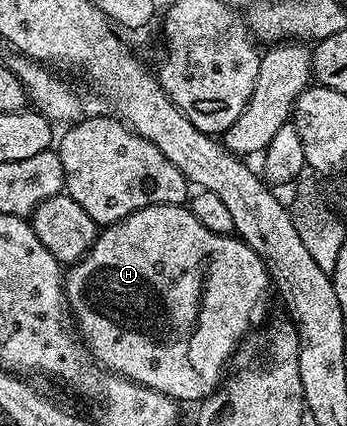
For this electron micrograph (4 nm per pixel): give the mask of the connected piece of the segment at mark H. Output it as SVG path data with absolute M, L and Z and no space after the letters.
M170 203L169 205L149 205L145 209L137 209L127 219L116 223L108 223L95 236L94 245L88 249L76 263L70 264L65 271L65 290L69 314L77 328L77 334L84 346L91 352L91 358L100 367L111 372L112 375L121 375L123 378L141 384L154 391L165 393L169 398L182 401L184 404L198 404L200 401L214 395L220 383L225 378L225 372L232 362L235 348L243 342L252 326L251 318L259 307L259 302L272 290L273 284L267 267L248 243L234 234L222 235L213 233L193 217L190 206Z

